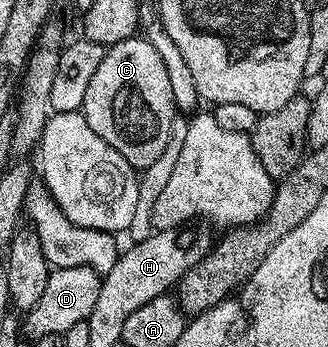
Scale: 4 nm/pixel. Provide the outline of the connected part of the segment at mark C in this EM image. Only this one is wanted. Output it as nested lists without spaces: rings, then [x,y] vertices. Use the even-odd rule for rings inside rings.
[[[141,35],[124,38],[124,42],[109,45],[102,52],[100,66],[84,90],[84,102],[81,106],[82,117],[128,162],[135,170],[150,168],[172,144],[170,131],[176,115],[172,85],[160,62],[160,54]]]

